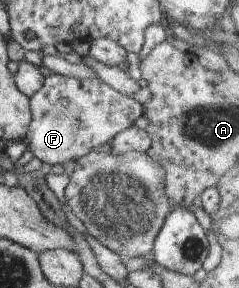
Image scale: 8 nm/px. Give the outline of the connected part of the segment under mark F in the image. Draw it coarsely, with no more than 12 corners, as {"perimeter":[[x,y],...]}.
{"perimeter":[[46,75],[24,144],[65,166],[143,114],[98,78]]}

